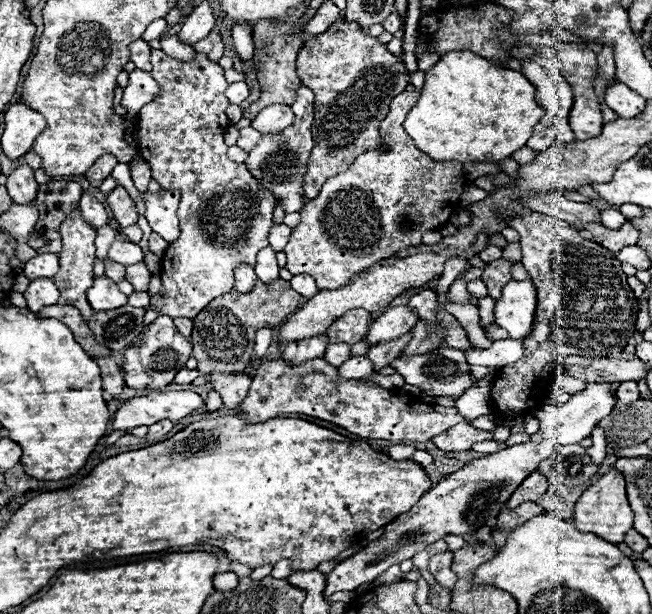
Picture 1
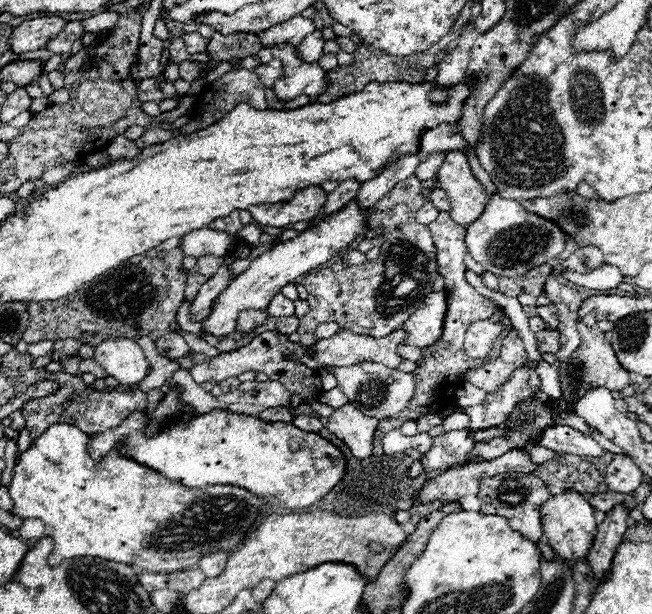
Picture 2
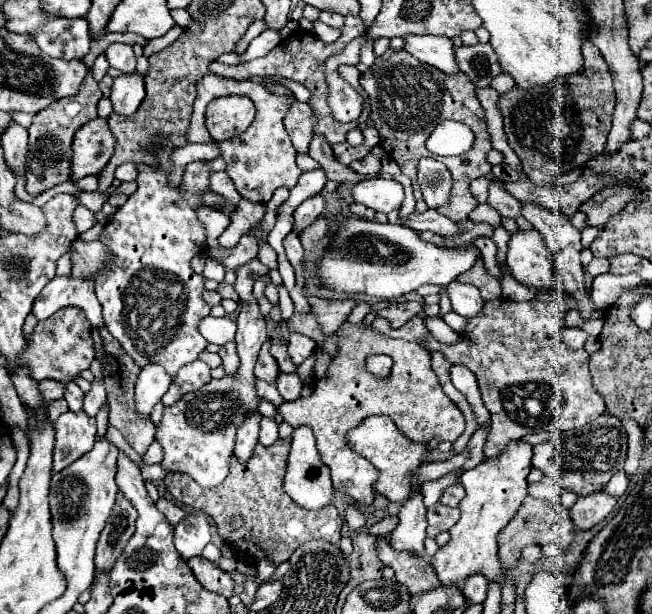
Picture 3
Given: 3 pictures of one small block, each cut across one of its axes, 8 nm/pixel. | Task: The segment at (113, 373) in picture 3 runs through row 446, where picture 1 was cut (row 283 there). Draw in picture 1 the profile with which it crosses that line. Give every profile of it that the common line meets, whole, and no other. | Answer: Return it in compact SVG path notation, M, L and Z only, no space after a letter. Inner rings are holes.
M144 262L140 264L132 264L126 268L126 280L134 284L136 292L144 292L148 290L148 282L150 282L150 270L146 268Z

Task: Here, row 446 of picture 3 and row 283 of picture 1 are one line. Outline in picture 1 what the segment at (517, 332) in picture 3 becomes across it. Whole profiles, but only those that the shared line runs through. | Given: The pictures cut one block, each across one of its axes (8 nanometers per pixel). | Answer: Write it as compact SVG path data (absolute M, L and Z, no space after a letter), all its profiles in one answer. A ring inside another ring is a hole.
M500 258L500 260L490 262L490 264L484 268L482 282L486 284L488 294L490 294L492 298L500 298L500 292L502 292L504 284L506 284L508 280L512 280L512 276L510 276L510 266L512 266L510 262L506 262L504 258Z

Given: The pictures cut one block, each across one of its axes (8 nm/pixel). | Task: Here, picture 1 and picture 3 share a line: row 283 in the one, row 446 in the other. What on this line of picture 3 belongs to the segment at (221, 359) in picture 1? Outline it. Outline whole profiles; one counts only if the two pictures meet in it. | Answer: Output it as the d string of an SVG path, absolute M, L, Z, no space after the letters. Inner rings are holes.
M278 440L276 446L264 448L264 446L256 446L252 458L248 460L248 466L236 466L236 458L232 458L230 462L230 474L228 478L216 486L216 488L202 488L190 478L187 474L179 472L170 472L164 478L164 484L168 488L168 492L182 504L192 506L192 508L200 508L204 514L208 512L210 518L216 522L218 532L224 540L228 540L234 548L236 548L236 556L238 558L246 558L252 564L256 564L266 552L272 552L272 558L276 564L288 560L292 556L292 552L302 546L308 540L326 540L326 542L338 542L340 540L340 528L342 528L342 518L338 514L338 510L334 506L326 506L326 510L304 510L300 506L296 506L292 502L292 498L284 492L284 468L286 468L286 456L290 452L290 442L282 442ZM232 516L242 516L244 518L244 530L236 530L232 532L228 528L228 520Z

